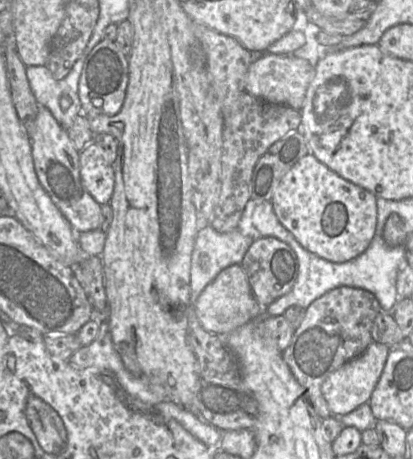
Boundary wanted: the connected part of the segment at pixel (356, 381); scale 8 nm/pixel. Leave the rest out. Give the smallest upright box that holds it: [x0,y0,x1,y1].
[321,341,389,415]

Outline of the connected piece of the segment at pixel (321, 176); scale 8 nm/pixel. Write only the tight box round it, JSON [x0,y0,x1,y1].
[270,153,377,263]

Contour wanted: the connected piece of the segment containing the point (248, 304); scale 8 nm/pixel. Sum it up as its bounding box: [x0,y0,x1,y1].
[194,264,265,336]

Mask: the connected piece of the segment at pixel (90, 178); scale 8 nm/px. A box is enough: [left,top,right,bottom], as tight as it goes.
[79,141,115,205]

